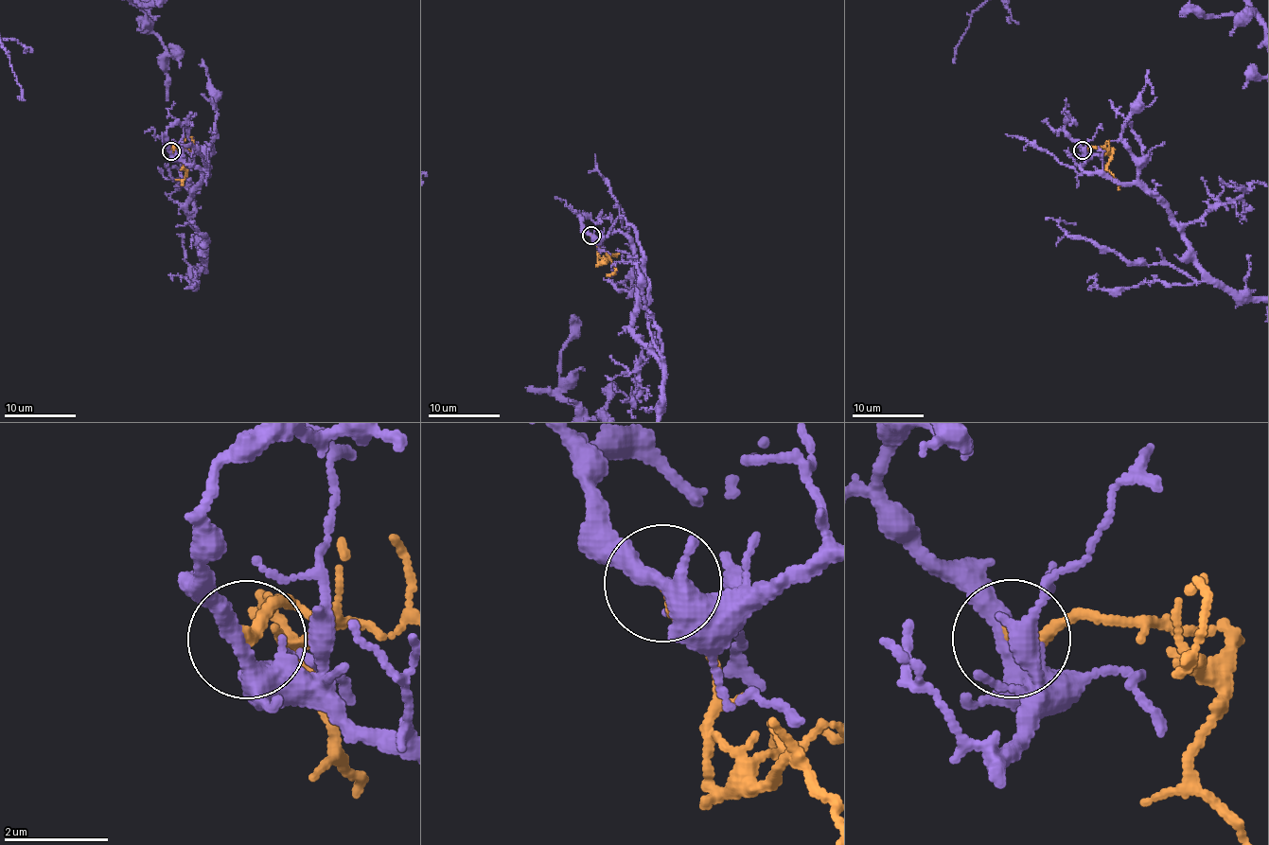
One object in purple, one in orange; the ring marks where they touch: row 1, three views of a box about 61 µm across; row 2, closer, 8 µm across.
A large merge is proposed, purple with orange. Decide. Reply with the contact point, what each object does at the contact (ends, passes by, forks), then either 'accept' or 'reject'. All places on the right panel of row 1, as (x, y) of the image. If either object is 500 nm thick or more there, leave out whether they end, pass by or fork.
at (1083, 149); purple passes by; orange ends there; reject

